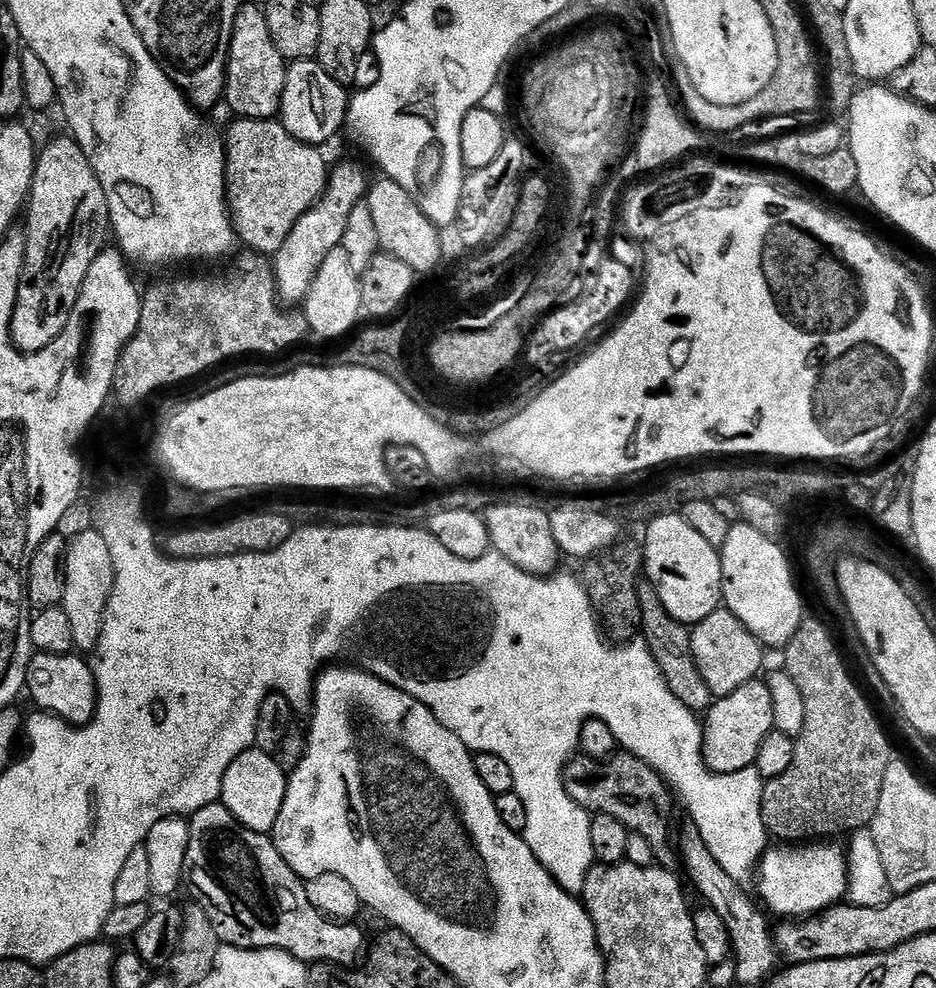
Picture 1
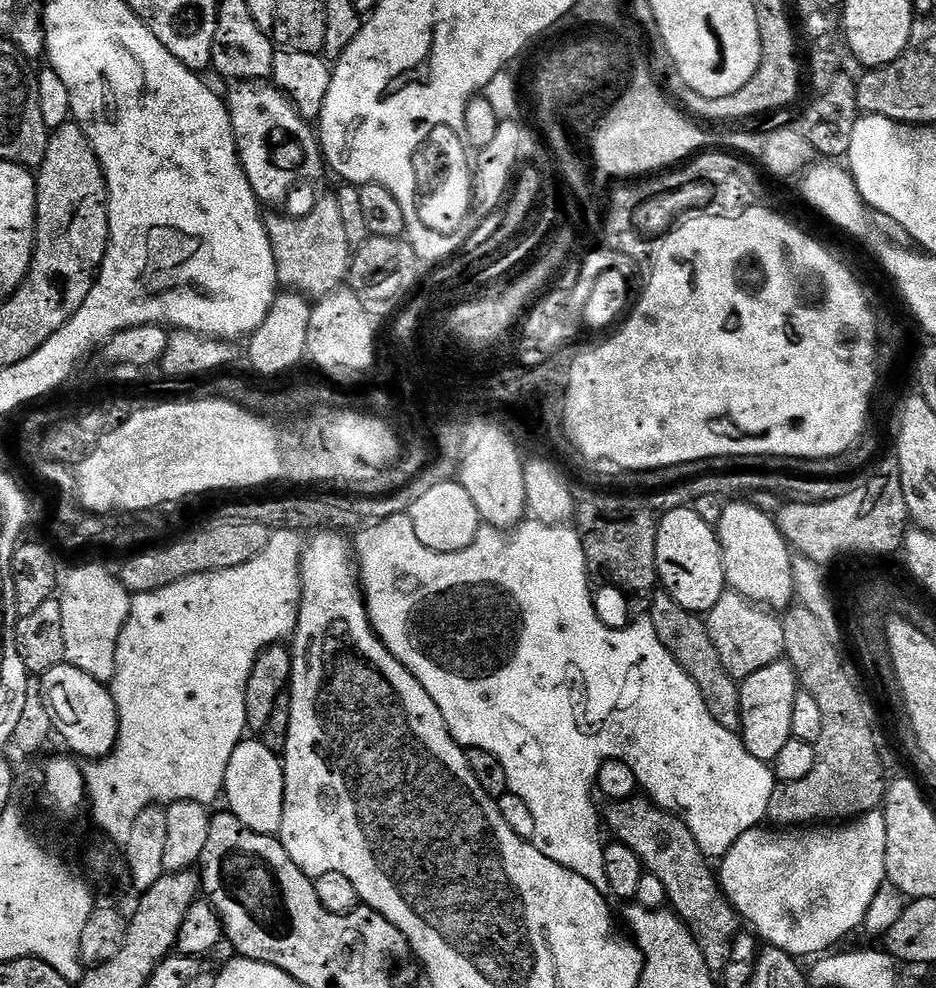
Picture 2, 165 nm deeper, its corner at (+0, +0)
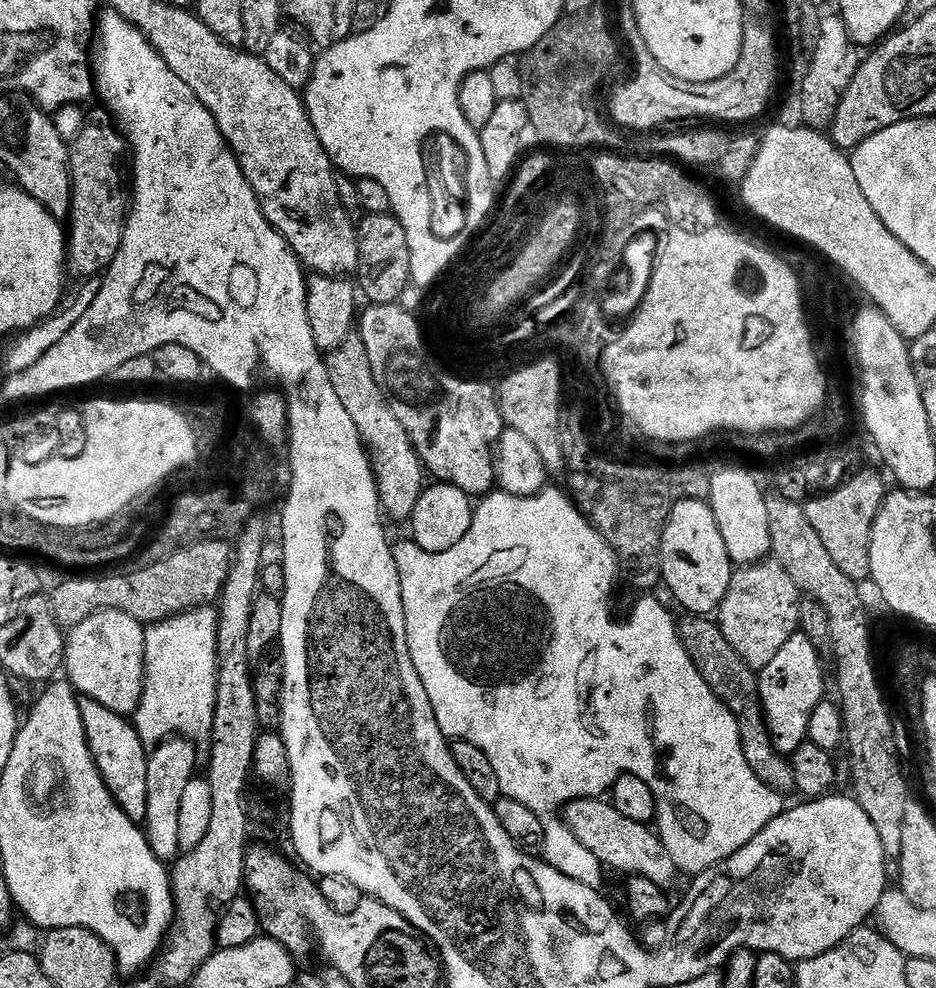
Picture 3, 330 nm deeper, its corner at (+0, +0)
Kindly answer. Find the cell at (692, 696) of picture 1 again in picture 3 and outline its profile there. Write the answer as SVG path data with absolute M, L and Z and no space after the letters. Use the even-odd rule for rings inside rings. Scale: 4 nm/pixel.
M688 614L679 621L680 641L686 654L694 662L698 674L710 686L710 690L734 714L740 727L742 754L746 754L746 762L750 770L768 788L781 794L790 793L795 789L794 774L789 757L782 756L774 750L772 740L768 737L768 725L764 723L764 714L760 707L760 682L757 673L743 658L726 642L719 623L708 616Z

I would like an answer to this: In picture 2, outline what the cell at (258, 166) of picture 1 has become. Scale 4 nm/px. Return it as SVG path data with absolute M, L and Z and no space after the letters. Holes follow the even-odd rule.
M335 195L322 197L301 220L269 215L266 223L274 250L276 278L285 289L309 298L323 298L347 281L354 249L346 242L346 230L342 227L342 214L338 211Z

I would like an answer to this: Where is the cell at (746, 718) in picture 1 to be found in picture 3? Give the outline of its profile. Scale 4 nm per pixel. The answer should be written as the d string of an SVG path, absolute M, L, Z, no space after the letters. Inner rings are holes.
M797 634L778 650L774 662L759 673L760 707L764 714L764 723L768 725L768 737L772 740L774 750L782 756L791 757L798 746L808 739L810 714L814 714L814 706L825 699L824 668L816 654L817 645L803 634Z

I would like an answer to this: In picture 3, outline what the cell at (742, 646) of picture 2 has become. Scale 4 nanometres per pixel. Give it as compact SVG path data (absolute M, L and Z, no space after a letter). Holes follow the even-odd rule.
M761 562L740 566L732 573L732 581L726 590L726 598L722 598L718 609L718 623L726 642L734 646L734 650L753 668L753 670L762 670L774 662L778 650L790 642L790 638L797 635L800 627L800 601L802 593L799 586L782 570L779 564L775 562Z

